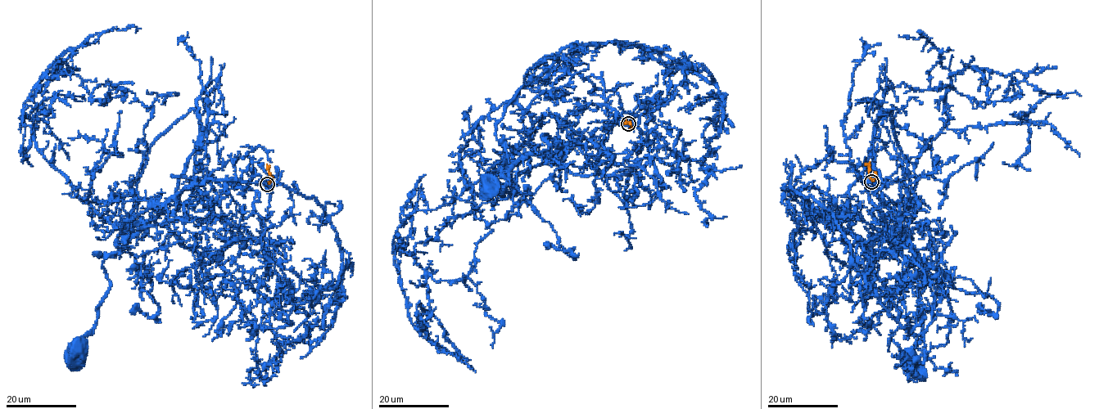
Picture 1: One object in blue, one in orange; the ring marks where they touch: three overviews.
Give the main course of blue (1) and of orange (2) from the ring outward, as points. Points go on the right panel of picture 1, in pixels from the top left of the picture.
1: (871, 182), (859, 177), (875, 191), (888, 184), (876, 169), (883, 231), (924, 281), (923, 331), (913, 359)
2: (871, 182), (868, 174), (869, 165), (865, 164)

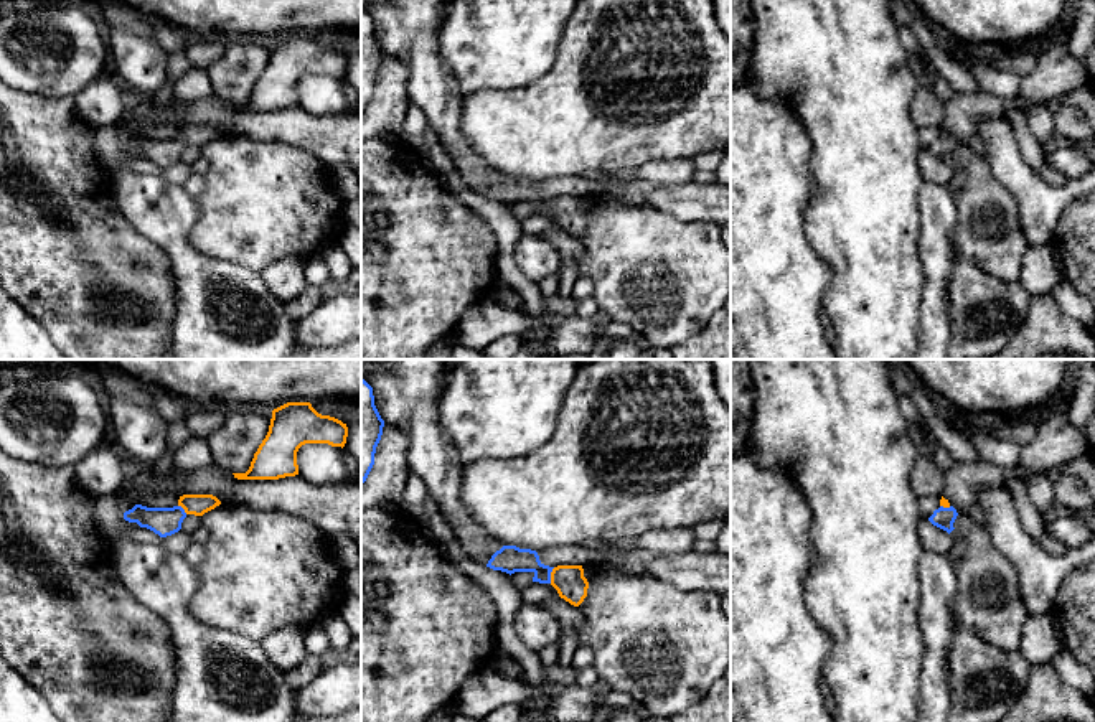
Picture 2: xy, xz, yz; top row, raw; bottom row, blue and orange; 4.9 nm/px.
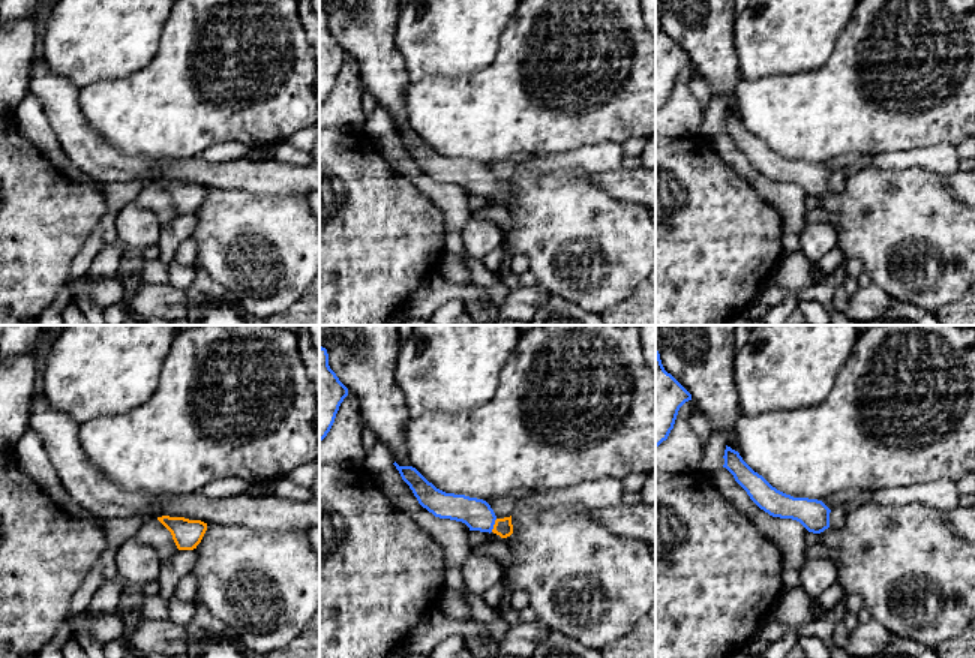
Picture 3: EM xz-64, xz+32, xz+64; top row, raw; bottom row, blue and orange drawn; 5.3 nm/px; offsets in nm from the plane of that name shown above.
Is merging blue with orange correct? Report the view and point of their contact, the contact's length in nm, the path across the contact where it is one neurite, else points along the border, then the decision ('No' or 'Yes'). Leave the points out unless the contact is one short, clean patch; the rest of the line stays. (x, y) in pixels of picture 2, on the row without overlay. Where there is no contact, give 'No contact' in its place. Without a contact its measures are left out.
Touches blue at xz (549, 206). Shared border 80 nm. Path across: xz (510, 190), (525, 190), (549, 206), (569, 211). Yes

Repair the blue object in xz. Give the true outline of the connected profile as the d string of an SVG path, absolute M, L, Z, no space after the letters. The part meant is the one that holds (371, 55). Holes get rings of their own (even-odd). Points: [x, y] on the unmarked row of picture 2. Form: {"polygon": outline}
{"polygon": "M361 8L361 117L374 96L383 58L384 51L374 36L373 18Z"}

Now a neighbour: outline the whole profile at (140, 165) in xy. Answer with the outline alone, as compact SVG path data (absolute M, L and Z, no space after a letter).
M137 158L132 163L129 163L127 168L135 173L157 175L157 176L162 176L162 171L163 171L163 168L160 168L158 165L155 165L153 162L147 158Z

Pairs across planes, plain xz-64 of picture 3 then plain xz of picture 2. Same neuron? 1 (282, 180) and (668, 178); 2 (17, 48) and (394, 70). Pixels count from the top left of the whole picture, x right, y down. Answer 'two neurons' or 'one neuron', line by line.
1: two neurons
2: one neuron

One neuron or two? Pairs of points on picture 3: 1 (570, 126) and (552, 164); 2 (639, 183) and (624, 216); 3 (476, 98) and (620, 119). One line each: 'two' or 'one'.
1: two
2: two
3: one

